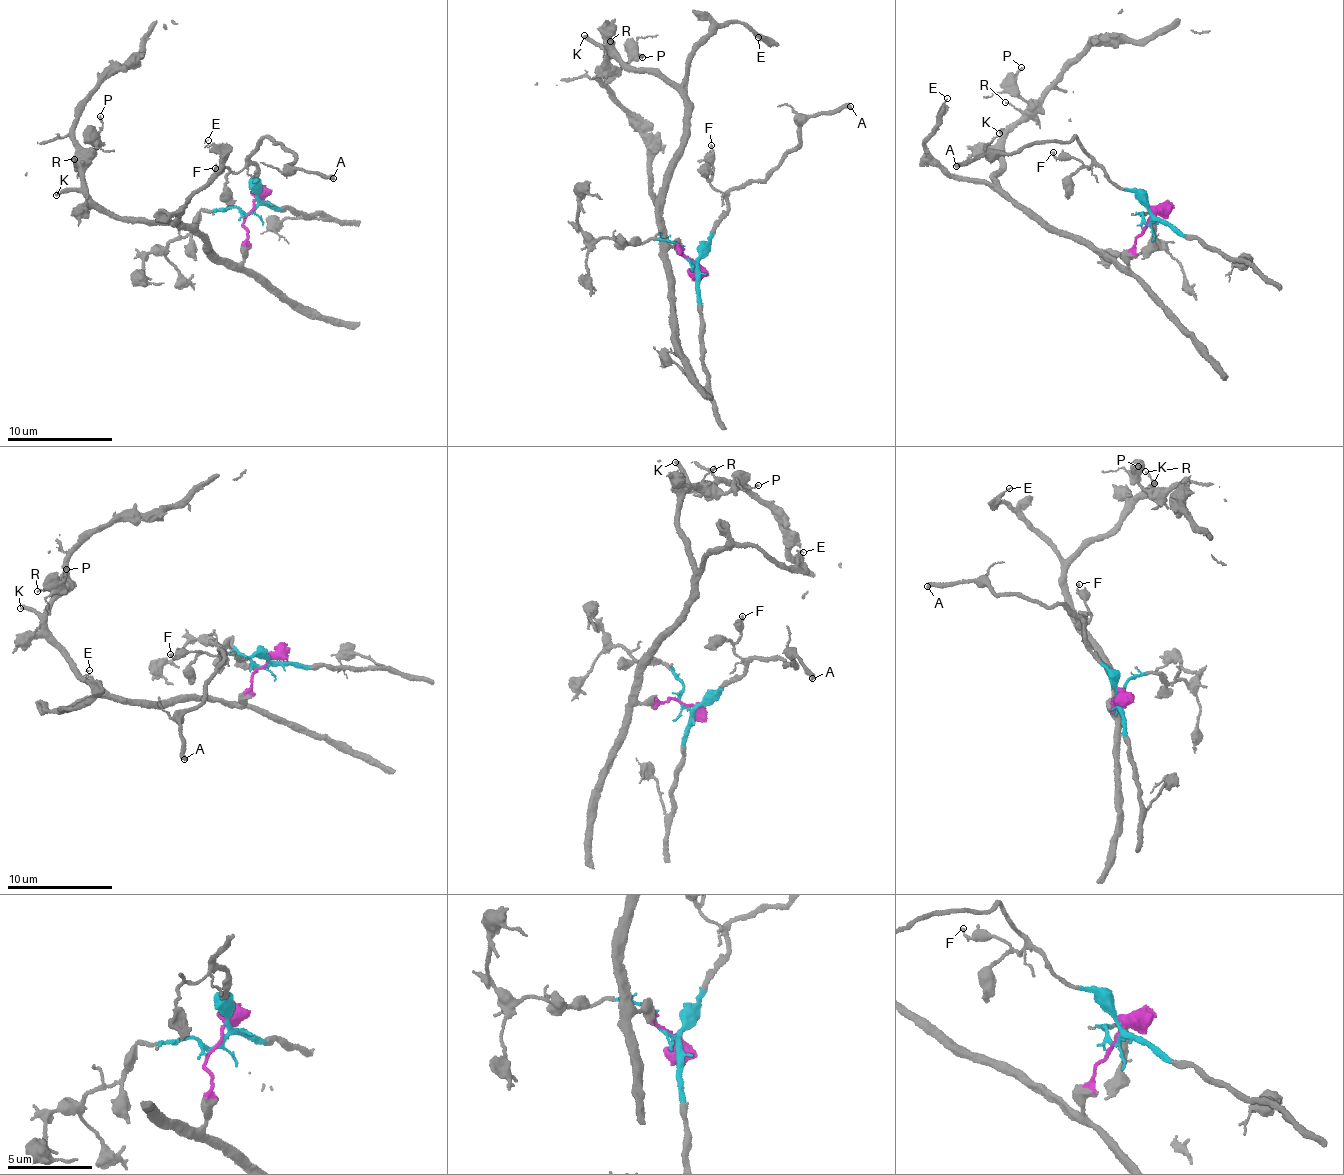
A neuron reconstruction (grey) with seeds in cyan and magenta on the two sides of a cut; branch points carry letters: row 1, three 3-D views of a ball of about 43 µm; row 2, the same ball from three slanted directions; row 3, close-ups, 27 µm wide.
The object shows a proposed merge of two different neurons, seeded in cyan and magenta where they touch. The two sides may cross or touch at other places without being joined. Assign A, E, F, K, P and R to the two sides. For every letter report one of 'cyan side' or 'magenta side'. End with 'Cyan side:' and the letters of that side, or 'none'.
A: cyan side
E: magenta side
F: cyan side
K: magenta side
P: magenta side
R: magenta side
Cyan side: A, F

